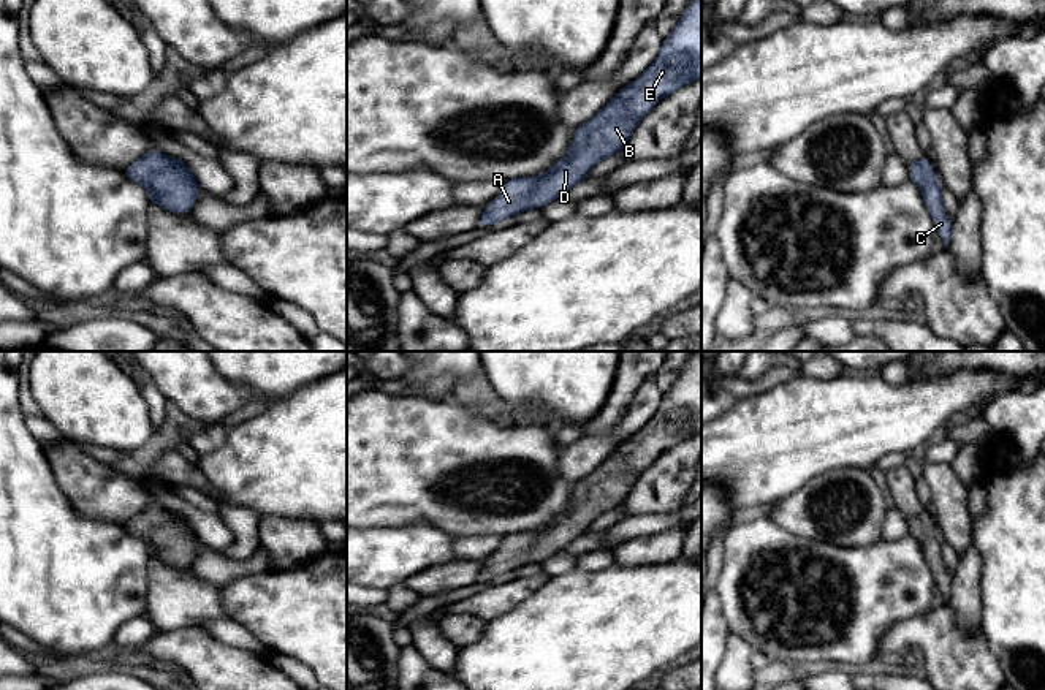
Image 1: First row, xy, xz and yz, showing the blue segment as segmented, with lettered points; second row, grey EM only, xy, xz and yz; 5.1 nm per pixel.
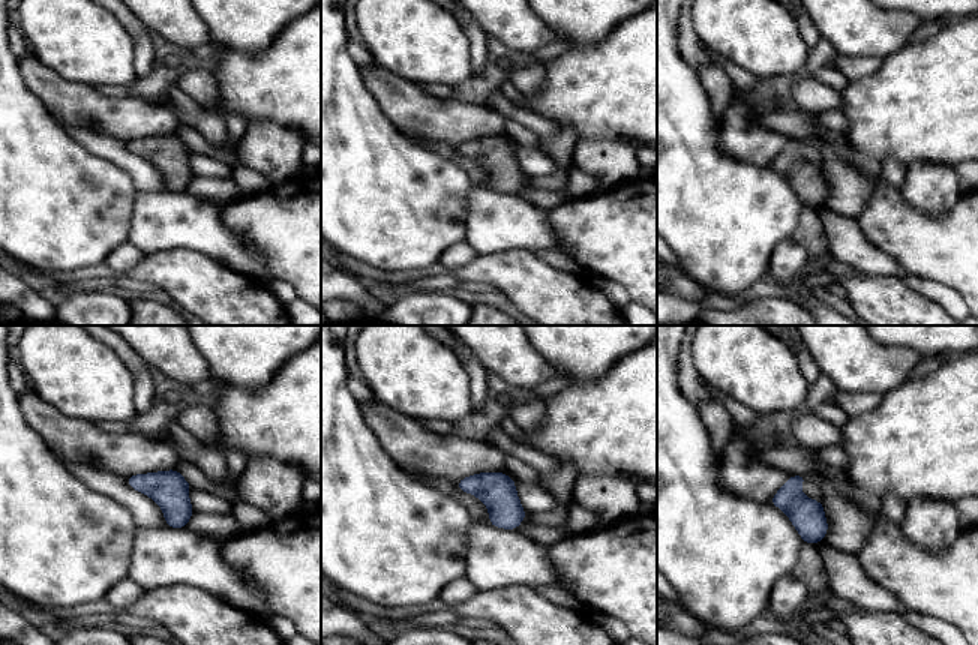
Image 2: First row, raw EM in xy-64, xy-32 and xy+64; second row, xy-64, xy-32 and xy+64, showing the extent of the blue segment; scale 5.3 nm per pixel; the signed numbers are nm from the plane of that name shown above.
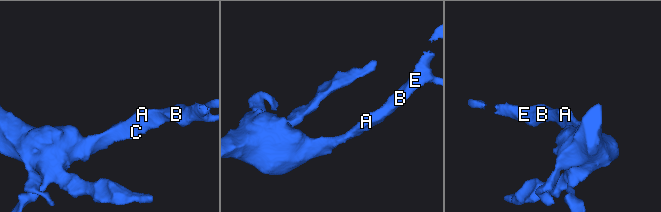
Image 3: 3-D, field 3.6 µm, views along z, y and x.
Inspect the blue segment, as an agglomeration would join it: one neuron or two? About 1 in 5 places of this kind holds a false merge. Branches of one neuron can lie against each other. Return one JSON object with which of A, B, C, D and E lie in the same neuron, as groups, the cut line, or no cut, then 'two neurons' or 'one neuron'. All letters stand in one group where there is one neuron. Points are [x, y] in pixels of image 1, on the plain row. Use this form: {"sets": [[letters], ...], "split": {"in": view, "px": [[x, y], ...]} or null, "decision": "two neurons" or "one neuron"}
{"sets": [["A", "B", "C", "D", "E"]], "split": null, "decision": "one neuron"}

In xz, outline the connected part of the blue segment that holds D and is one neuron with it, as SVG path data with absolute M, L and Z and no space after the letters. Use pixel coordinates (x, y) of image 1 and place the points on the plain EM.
M694 351L673 388L662 396L656 415L630 438L622 442L592 473L576 481L573 495L560 516L534 532L502 536L500 548L484 560L478 581L492 581L530 563L542 563L581 538L602 514L619 508L646 468L667 449L701 432L701 351Z

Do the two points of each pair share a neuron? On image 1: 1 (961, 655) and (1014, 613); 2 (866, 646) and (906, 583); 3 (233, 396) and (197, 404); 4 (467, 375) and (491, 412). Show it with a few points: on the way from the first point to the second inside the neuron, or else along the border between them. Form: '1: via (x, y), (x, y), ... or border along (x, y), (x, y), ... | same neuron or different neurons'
1: border along (979, 629), (987, 648), (1001, 668) | different neurons
2: via (866, 630), (866, 622), (890, 599) | same neuron
3: via (224, 398), (206, 398) | same neuron
4: border along (483, 385), (474, 391), (461, 391), (453, 399) | different neurons

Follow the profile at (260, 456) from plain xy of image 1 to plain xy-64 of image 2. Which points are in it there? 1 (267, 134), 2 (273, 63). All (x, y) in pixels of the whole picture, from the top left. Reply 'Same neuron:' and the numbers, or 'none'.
Same neuron: 2

